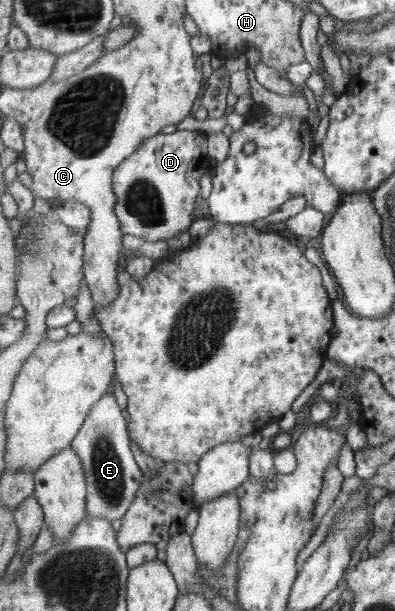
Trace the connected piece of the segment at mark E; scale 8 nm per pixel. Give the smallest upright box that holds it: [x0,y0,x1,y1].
[72,394,144,521]

